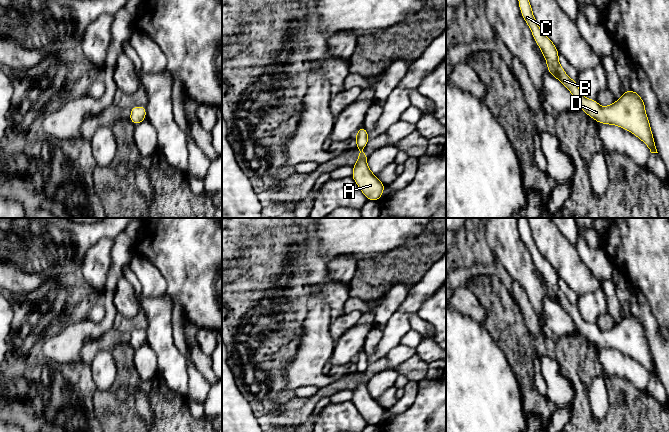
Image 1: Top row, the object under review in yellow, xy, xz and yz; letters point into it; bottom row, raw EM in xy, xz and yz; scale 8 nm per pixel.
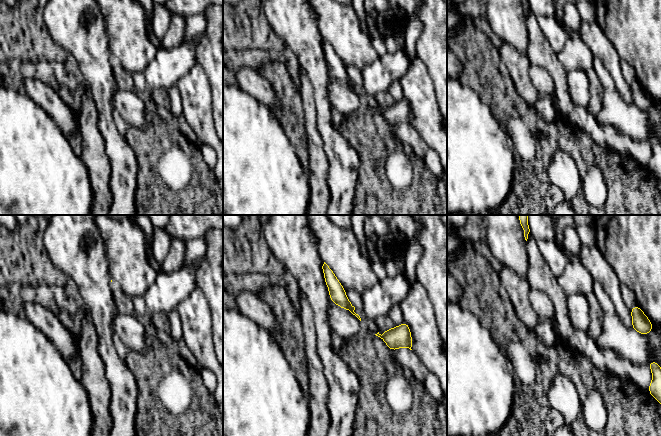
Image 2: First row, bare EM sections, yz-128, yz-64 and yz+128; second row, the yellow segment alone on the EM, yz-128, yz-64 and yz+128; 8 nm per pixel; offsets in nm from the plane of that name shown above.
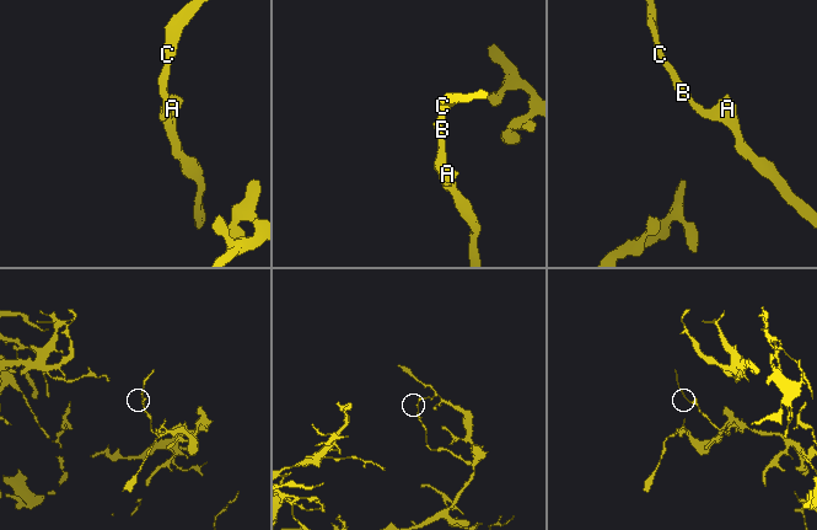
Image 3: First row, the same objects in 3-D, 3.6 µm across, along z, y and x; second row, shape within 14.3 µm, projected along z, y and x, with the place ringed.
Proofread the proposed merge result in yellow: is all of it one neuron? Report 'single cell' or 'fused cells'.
single cell

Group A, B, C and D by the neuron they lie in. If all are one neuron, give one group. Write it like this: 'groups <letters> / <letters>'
groups A B C D

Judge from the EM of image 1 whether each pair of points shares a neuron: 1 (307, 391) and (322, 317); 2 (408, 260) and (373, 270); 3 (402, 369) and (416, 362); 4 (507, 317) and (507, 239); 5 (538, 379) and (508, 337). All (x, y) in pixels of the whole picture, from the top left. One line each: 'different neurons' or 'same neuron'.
1: different neurons
2: same neuron
3: same neuron
4: different neurons
5: different neurons

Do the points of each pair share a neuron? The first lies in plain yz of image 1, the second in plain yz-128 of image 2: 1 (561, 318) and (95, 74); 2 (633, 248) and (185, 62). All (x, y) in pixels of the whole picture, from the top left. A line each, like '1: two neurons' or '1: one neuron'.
1: two neurons
2: two neurons

